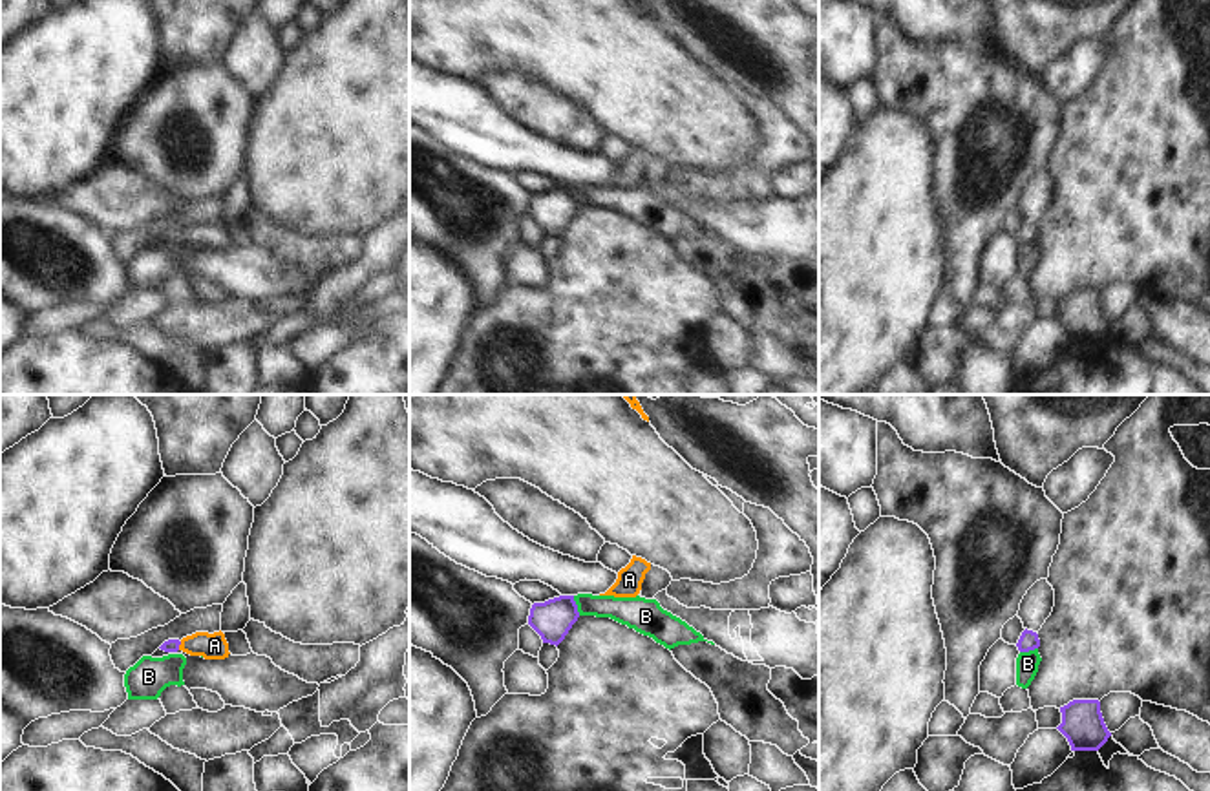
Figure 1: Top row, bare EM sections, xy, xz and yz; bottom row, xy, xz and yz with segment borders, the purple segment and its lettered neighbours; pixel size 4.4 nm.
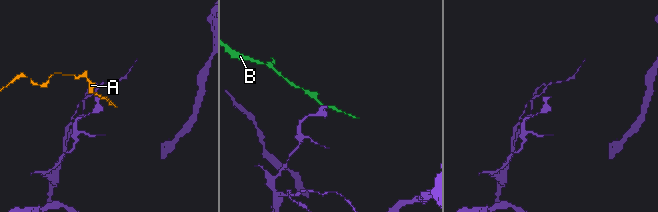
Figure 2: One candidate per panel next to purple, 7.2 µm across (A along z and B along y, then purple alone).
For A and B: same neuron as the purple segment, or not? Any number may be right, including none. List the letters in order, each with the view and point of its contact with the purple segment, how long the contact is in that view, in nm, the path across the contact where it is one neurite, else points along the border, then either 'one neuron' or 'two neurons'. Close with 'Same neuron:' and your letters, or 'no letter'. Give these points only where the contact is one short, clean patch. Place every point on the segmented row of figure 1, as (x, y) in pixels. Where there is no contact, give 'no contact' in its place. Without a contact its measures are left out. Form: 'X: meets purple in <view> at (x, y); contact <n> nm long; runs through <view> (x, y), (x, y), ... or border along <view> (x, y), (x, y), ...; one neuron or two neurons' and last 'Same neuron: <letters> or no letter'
A: meets purple in xy at (180, 643); contact 40 nm long; runs through xy (172, 645), (180, 643), (214, 645); one neuron
B: meets purple in xz at (576, 605); contact 90 nm long; border along xz (573, 596), (580, 614); two neurons
Same neuron: A

